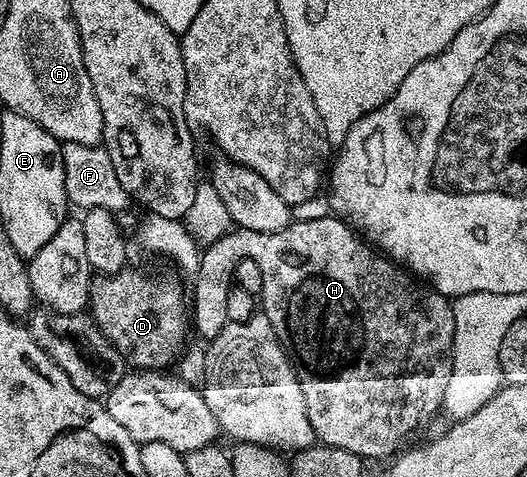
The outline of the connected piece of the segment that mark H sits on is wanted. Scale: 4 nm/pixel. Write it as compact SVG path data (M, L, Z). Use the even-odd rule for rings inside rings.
M335 215L327 216L312 217L309 221L296 219L282 231L252 231L236 227L222 234L213 245L207 246L201 252L200 266L194 274L196 286L193 287L192 293L190 289L190 313L193 317L200 313L200 309L204 309L204 305L224 305L228 298L228 290L234 281L236 264L247 257L254 259L254 263L258 263L258 267L262 270L262 291L259 294L262 298L262 313L268 317L278 337L286 339L291 352L296 357L298 355L304 360L305 369L304 371L302 369L300 385L305 393L304 403L315 433L315 440L326 445L342 447L346 451L358 455L361 459L388 456L388 458L391 458L401 448L399 445L423 421L428 421L435 413L439 414L441 412L444 396L446 395L446 383L450 383L450 375L452 374L453 302L445 297L443 293L439 293L437 289L429 288L427 284L421 283L413 274L397 265L395 261L377 252L347 221Z

